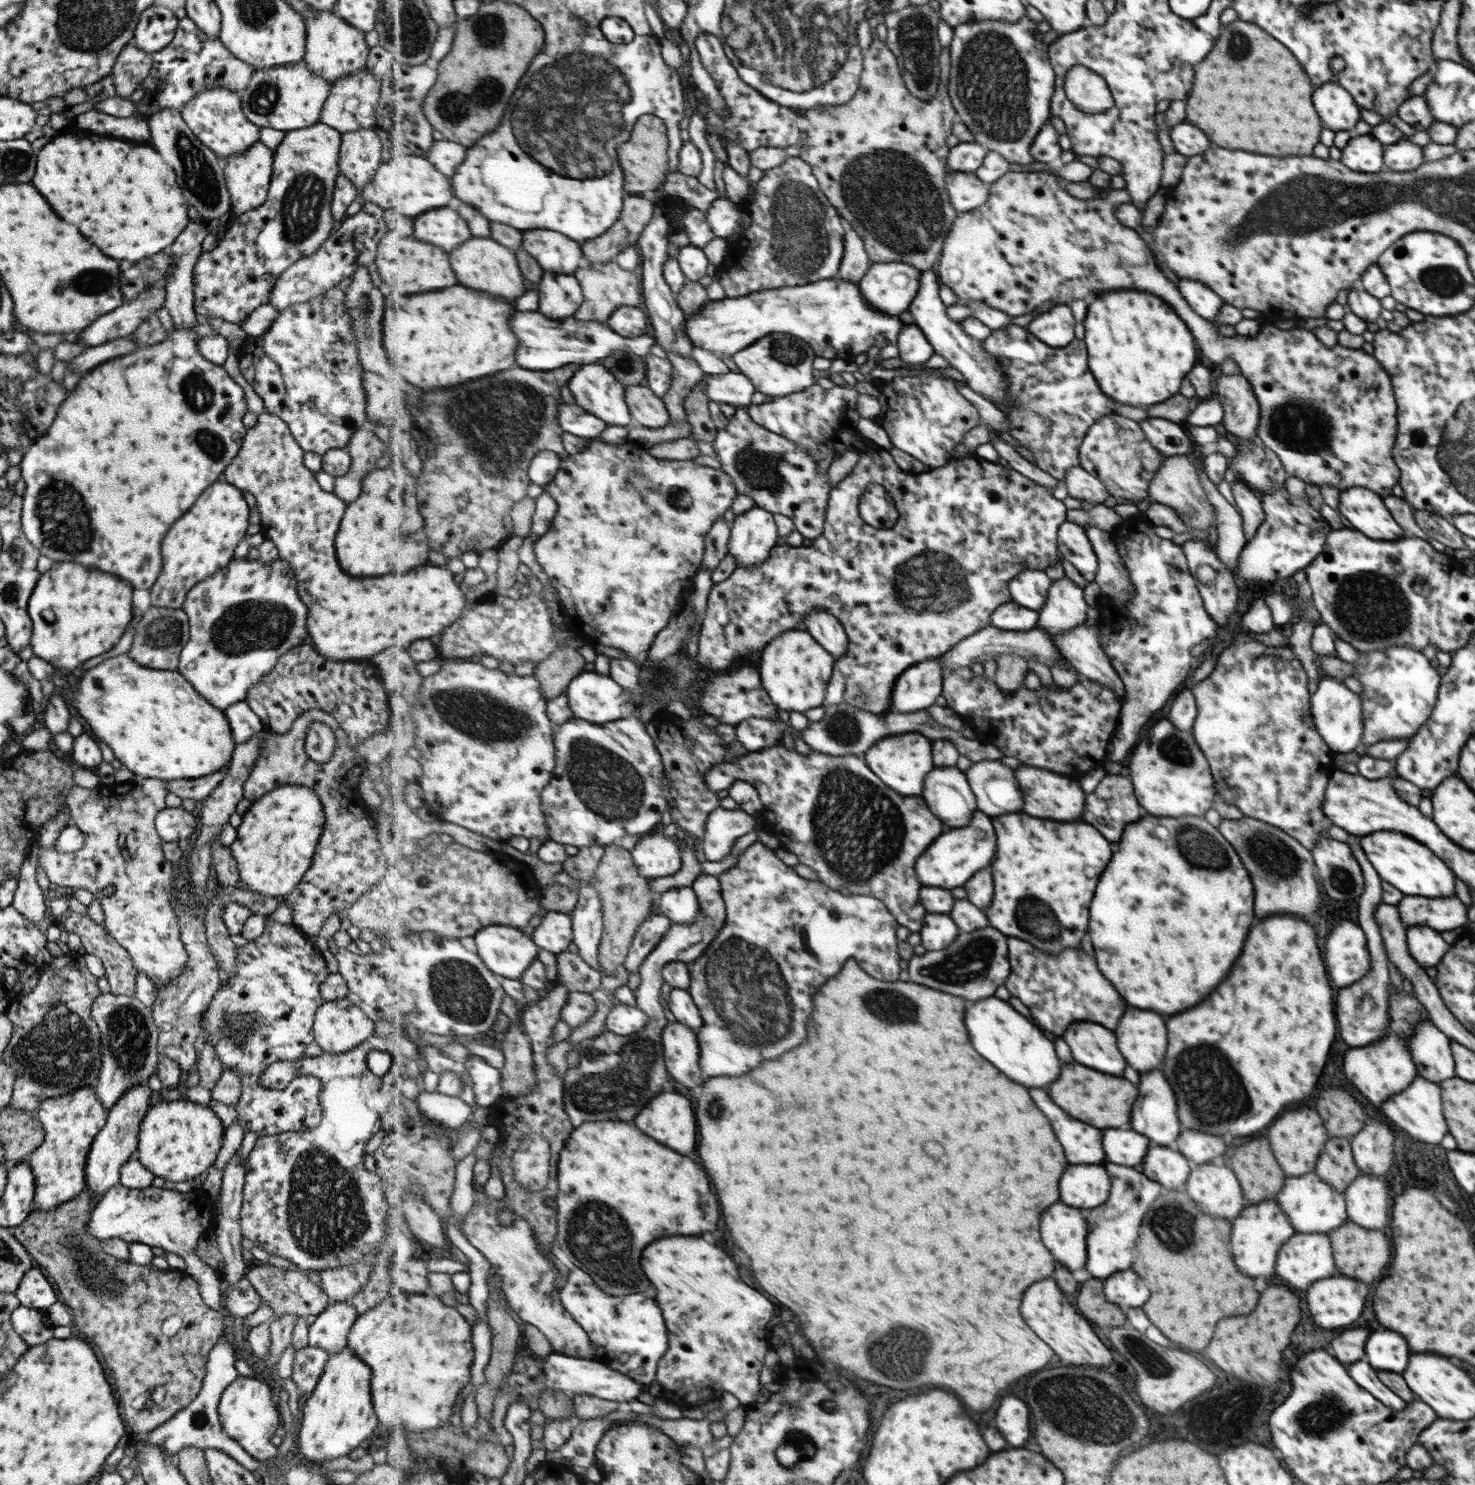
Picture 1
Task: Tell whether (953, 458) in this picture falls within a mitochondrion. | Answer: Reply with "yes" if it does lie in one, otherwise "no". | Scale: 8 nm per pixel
no

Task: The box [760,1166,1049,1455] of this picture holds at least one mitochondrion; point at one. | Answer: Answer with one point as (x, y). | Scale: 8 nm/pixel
(916, 1351)

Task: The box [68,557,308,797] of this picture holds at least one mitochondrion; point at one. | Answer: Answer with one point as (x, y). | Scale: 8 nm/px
(248, 626)

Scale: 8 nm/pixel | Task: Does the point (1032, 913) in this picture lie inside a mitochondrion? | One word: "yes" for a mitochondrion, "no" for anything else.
yes

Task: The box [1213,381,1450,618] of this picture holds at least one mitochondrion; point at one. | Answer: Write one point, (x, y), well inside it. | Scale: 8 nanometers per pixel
(1300, 422)

